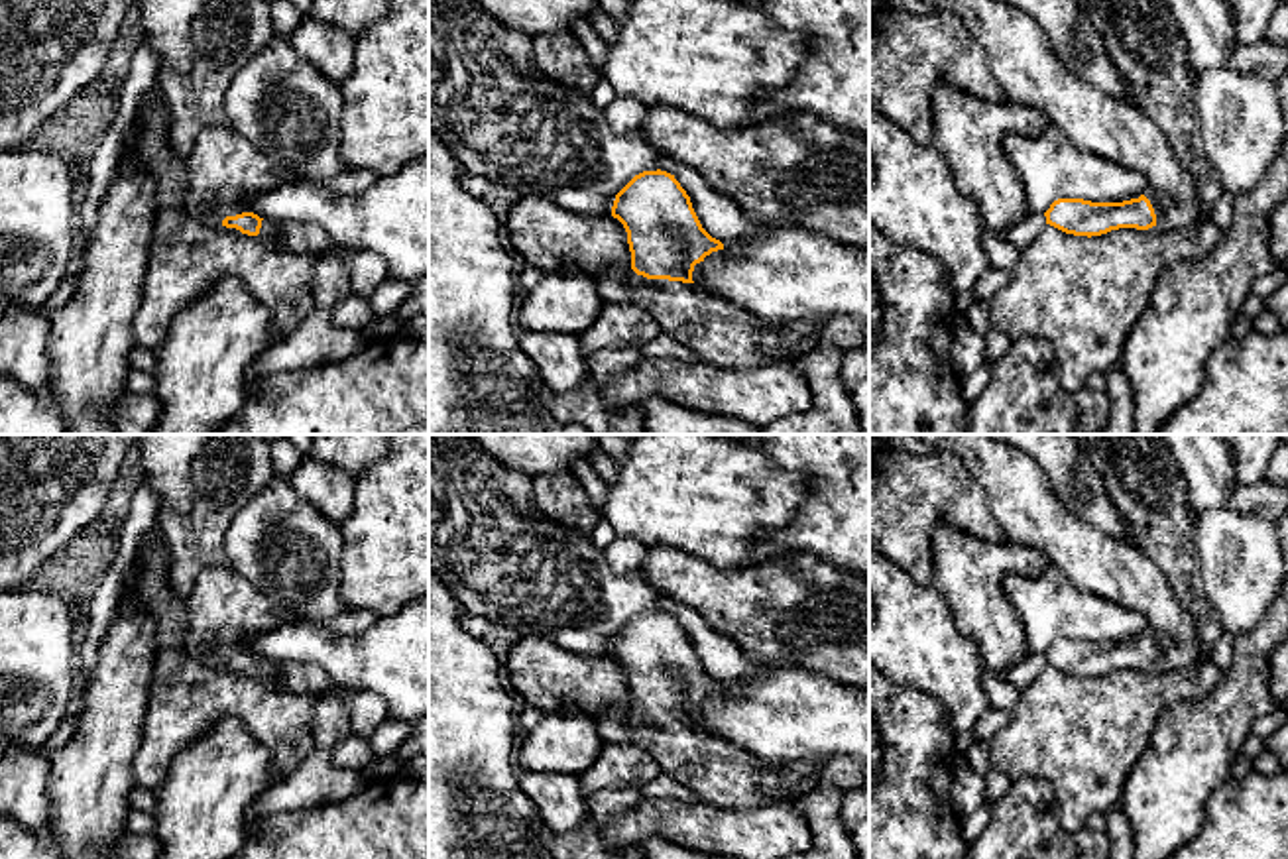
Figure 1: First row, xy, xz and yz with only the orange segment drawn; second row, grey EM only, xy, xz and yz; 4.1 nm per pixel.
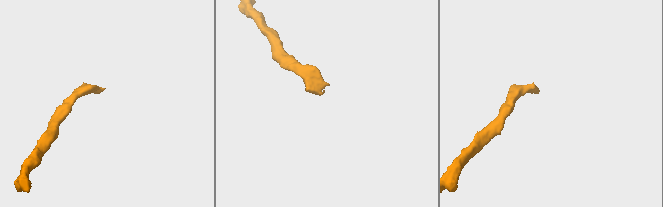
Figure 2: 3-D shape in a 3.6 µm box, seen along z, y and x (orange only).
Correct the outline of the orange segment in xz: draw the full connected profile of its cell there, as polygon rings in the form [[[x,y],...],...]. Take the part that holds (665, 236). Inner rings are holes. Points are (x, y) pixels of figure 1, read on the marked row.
[[[643,171],[635,175],[617,195],[612,206],[612,216],[617,218],[625,232],[631,252],[631,269],[637,273],[629,283],[631,303],[651,315],[661,330],[680,344],[688,346],[700,362],[726,370],[757,370],[779,362],[792,362],[798,350],[810,350],[818,332],[828,318],[802,318],[789,324],[769,322],[743,307],[710,293],[692,281],[694,265],[704,261],[712,252],[724,250],[724,244],[712,238],[700,224],[690,197],[667,171]]]

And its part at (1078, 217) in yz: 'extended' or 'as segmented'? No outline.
extended

